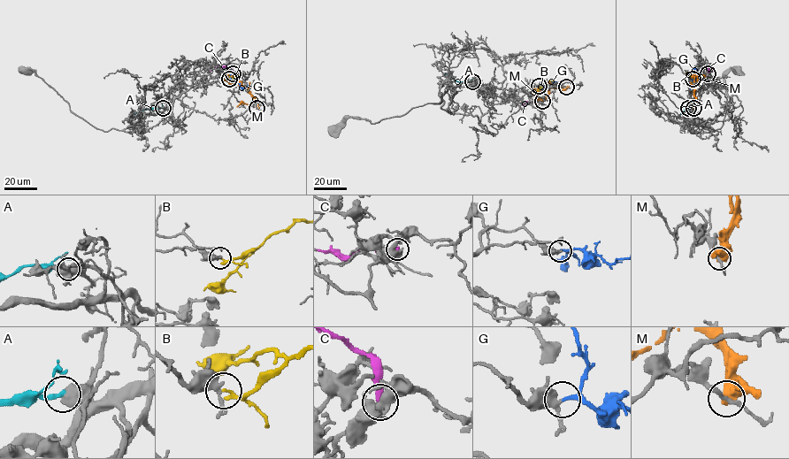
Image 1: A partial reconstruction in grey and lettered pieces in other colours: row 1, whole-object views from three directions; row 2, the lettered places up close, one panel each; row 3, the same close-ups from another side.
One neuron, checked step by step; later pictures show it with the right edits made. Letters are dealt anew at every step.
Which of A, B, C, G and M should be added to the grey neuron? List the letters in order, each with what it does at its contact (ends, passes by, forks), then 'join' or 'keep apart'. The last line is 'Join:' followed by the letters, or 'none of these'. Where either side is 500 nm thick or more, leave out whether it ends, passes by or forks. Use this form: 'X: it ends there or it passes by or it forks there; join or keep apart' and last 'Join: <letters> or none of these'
A: keep apart
B: it ends there; keep apart
C: keep apart
G: it passes by; join
M: keep apart
Join: G

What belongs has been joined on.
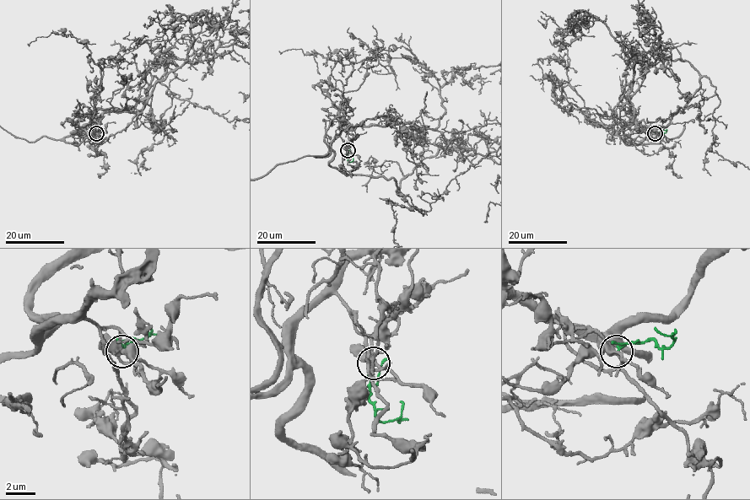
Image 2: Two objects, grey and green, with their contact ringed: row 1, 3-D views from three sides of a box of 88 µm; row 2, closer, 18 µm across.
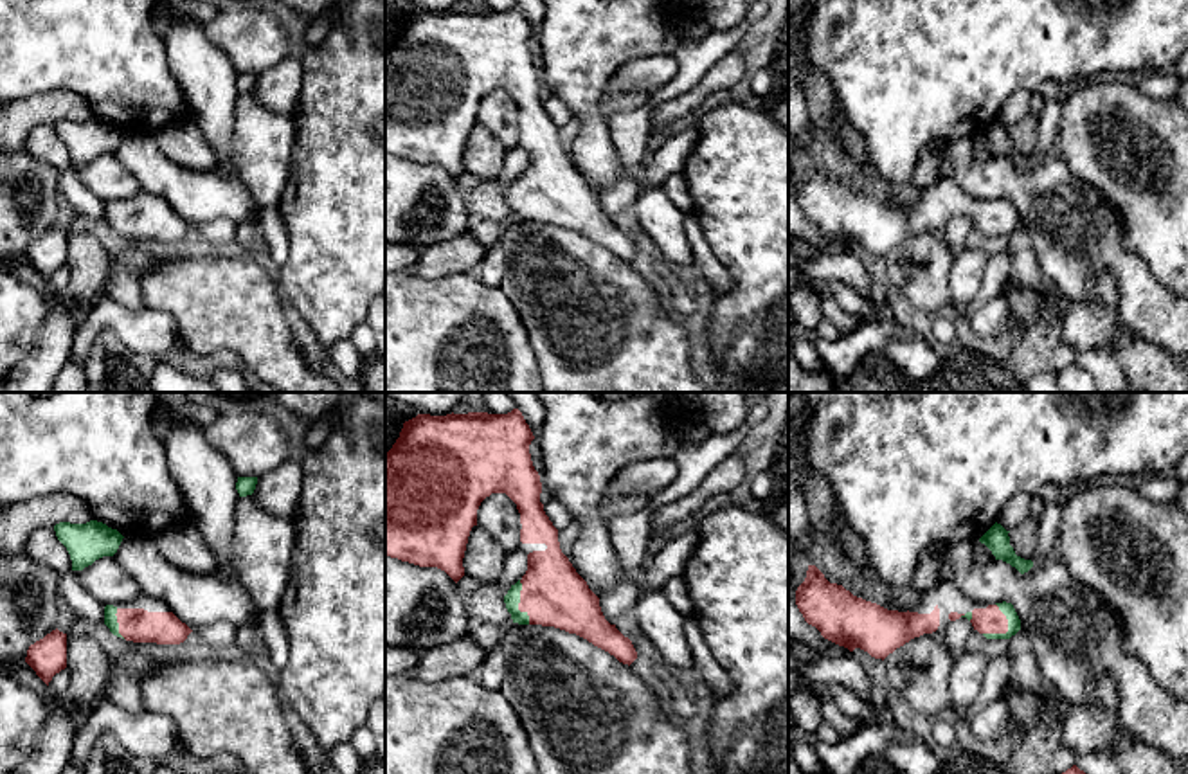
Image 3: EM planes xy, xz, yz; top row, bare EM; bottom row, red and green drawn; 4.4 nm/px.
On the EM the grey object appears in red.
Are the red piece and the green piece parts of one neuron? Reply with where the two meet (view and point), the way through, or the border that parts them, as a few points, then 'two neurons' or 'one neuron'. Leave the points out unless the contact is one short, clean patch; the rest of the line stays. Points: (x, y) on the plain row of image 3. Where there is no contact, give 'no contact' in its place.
contact yz (1007, 225); way yz (990, 216), (999, 218), (1007, 225), (1014, 220); one neuron

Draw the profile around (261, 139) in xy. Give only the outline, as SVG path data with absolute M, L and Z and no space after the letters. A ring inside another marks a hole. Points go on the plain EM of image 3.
M254 92L239 94L232 119L230 162L261 207L277 207L290 176L295 122L292 113L265 108Z

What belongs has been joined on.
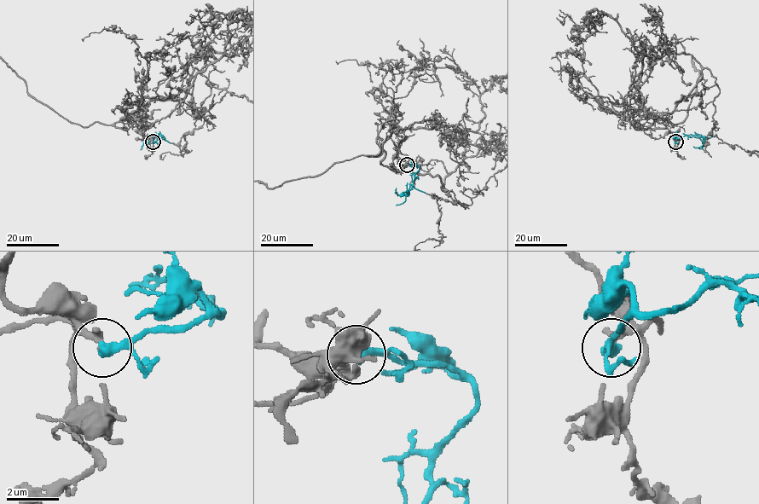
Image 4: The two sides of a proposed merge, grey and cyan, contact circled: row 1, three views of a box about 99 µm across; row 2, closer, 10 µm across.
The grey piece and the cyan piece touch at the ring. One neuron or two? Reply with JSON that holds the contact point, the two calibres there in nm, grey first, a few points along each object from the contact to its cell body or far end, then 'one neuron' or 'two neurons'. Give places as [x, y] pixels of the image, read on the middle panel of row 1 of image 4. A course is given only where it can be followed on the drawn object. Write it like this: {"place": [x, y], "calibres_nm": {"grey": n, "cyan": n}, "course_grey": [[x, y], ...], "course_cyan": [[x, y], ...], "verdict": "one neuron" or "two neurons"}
{"place": [407, 165], "calibres_nm": {"grey": 260, "cyan": 320}, "course_grey": [[407, 165], [397, 163], [390, 138], [378, 156], [358, 155], [273, 188]], "course_cyan": [[407, 165], [416, 165], [419, 170], [405, 200], [396, 205]], "verdict": "one neuron"}

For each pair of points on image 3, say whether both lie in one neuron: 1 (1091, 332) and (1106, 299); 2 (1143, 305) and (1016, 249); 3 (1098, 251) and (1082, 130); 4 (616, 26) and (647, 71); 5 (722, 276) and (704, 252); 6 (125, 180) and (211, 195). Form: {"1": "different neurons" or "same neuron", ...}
{"1": "same neuron", "2": "different neurons", "3": "different neurons", "4": "different neurons", "5": "same neuron", "6": "different neurons"}

